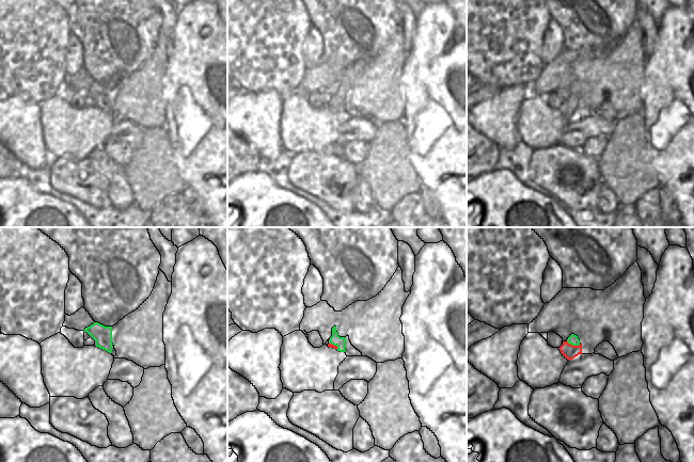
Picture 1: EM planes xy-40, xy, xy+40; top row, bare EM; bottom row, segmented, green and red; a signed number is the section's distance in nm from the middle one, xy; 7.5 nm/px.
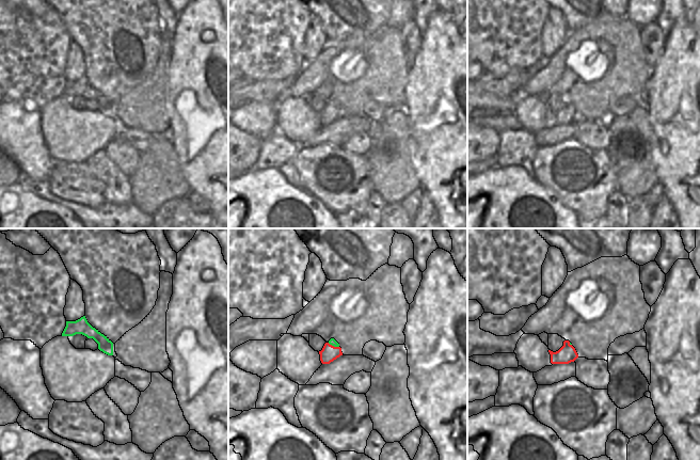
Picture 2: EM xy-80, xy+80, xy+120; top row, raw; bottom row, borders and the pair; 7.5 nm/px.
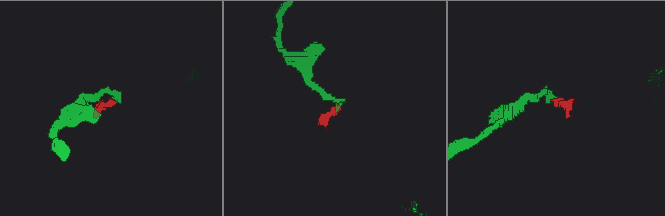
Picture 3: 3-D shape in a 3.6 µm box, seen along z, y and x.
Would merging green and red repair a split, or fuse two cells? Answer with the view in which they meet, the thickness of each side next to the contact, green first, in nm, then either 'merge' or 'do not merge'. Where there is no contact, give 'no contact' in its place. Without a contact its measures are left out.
xy+40 | 80/110 nm | do not merge

